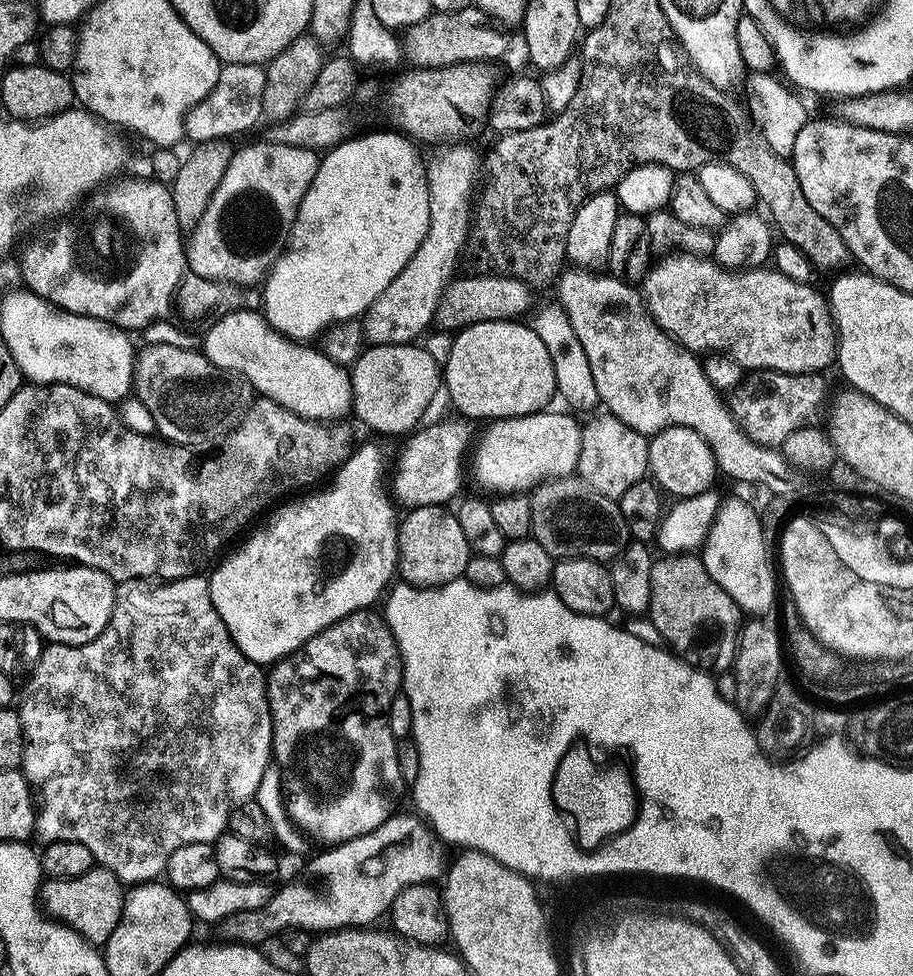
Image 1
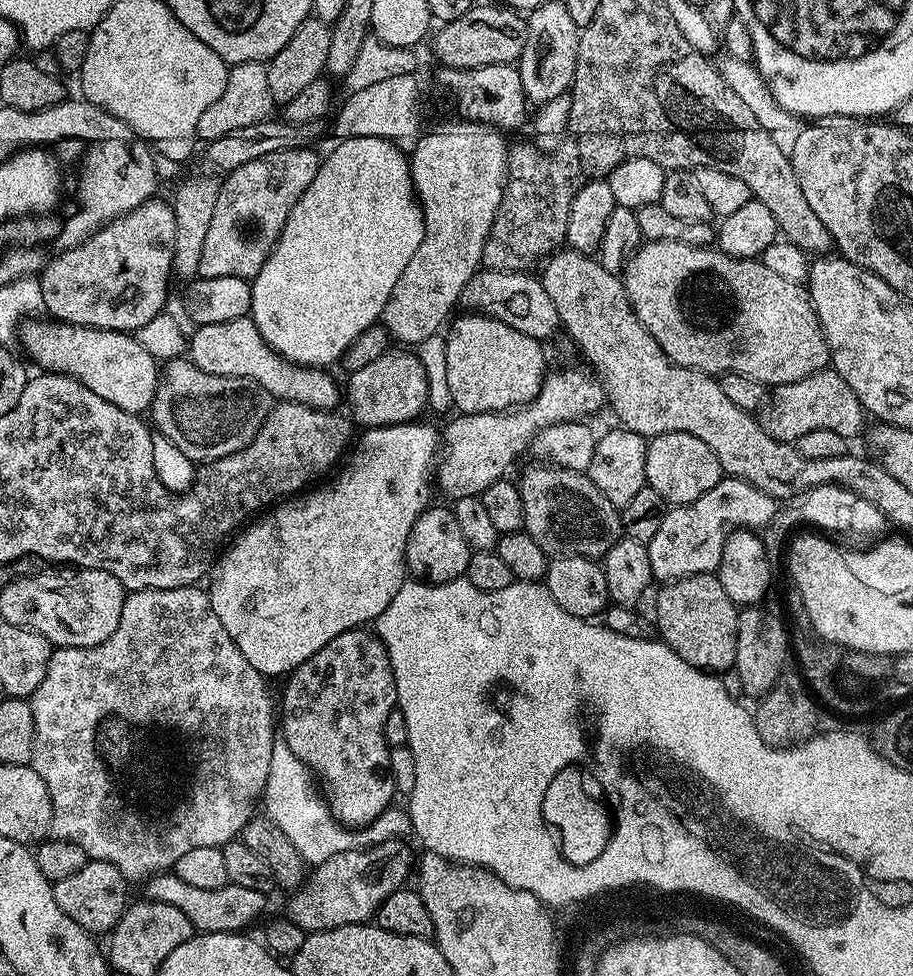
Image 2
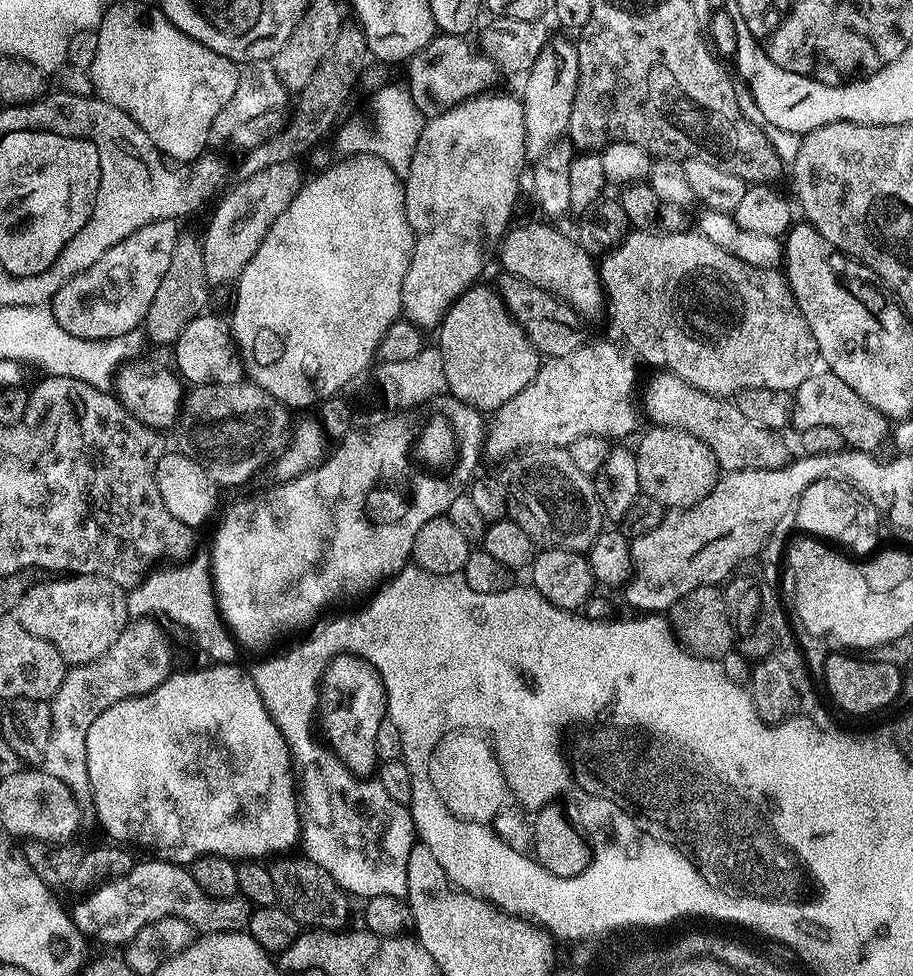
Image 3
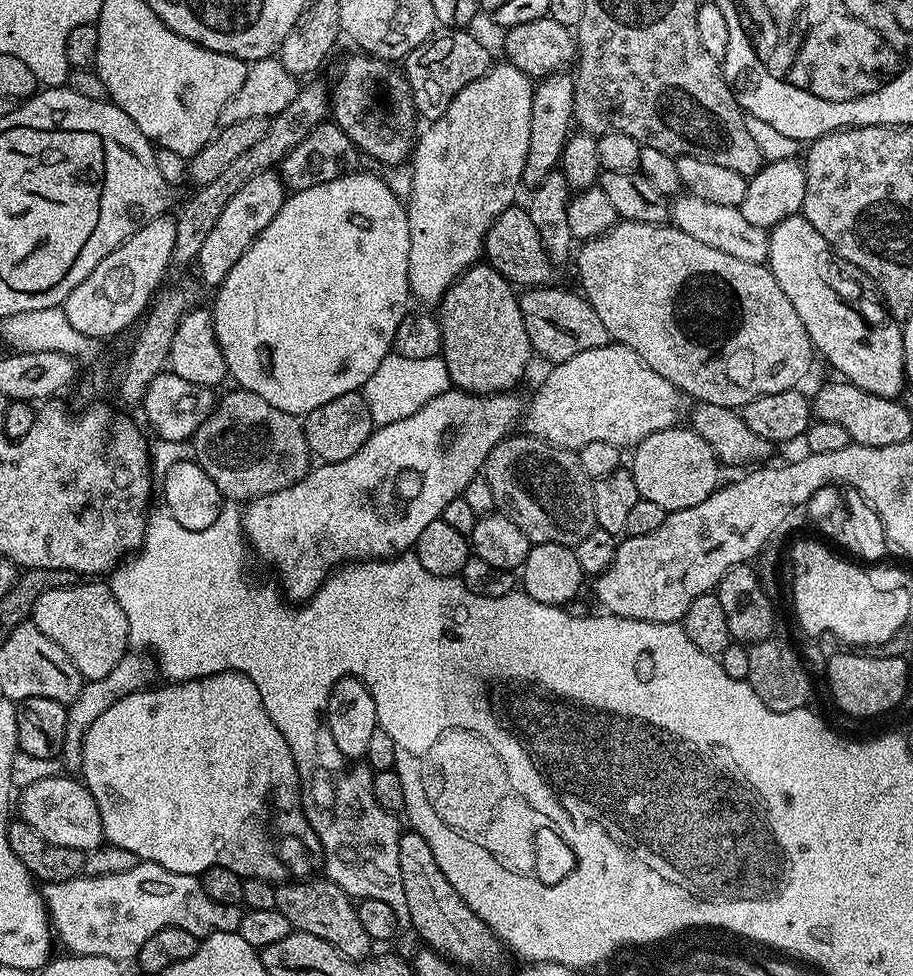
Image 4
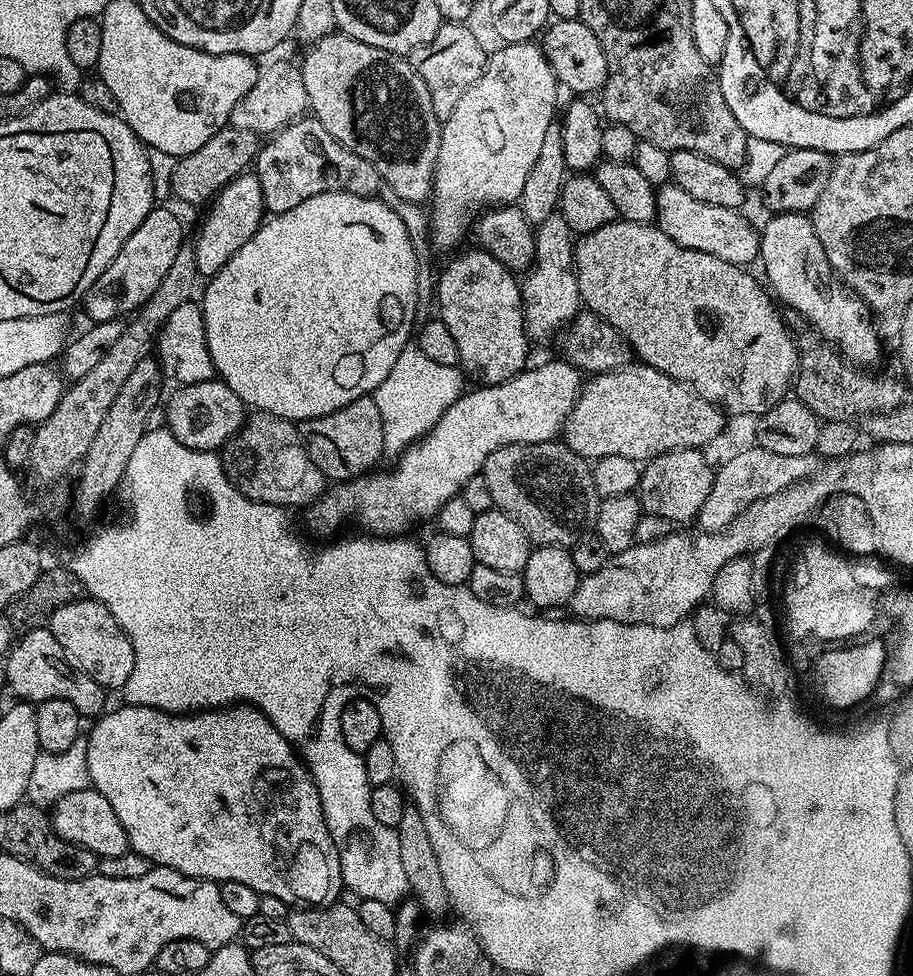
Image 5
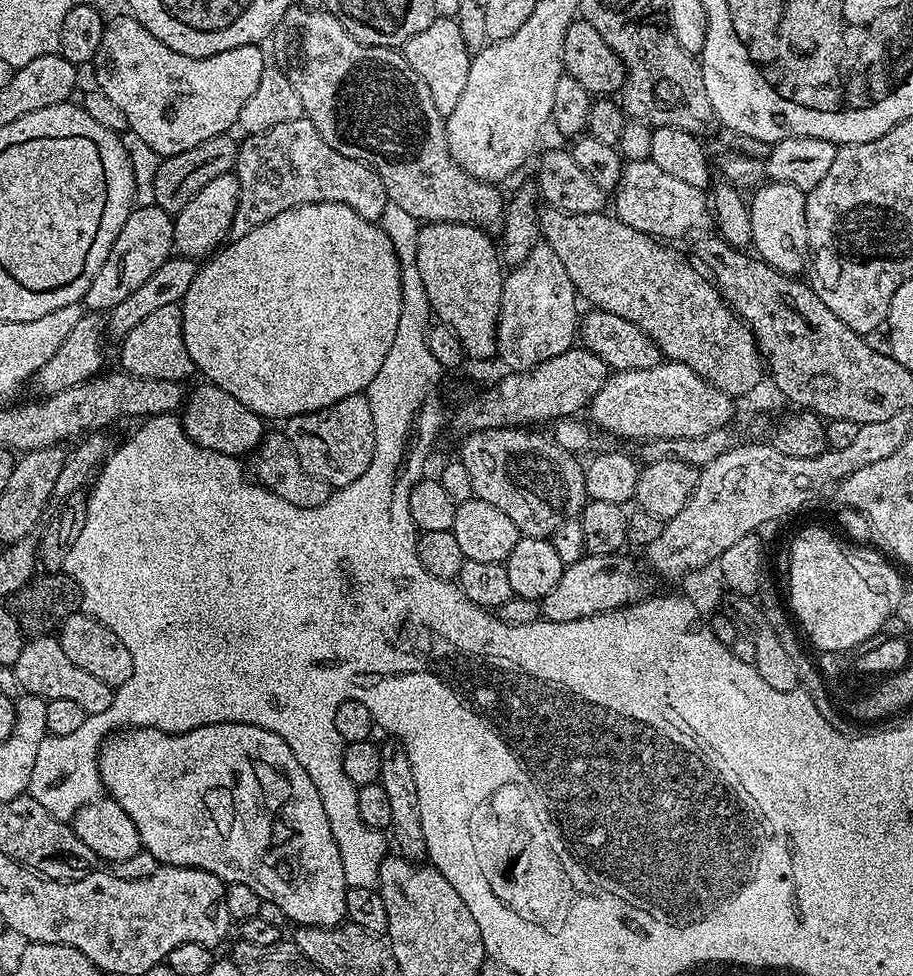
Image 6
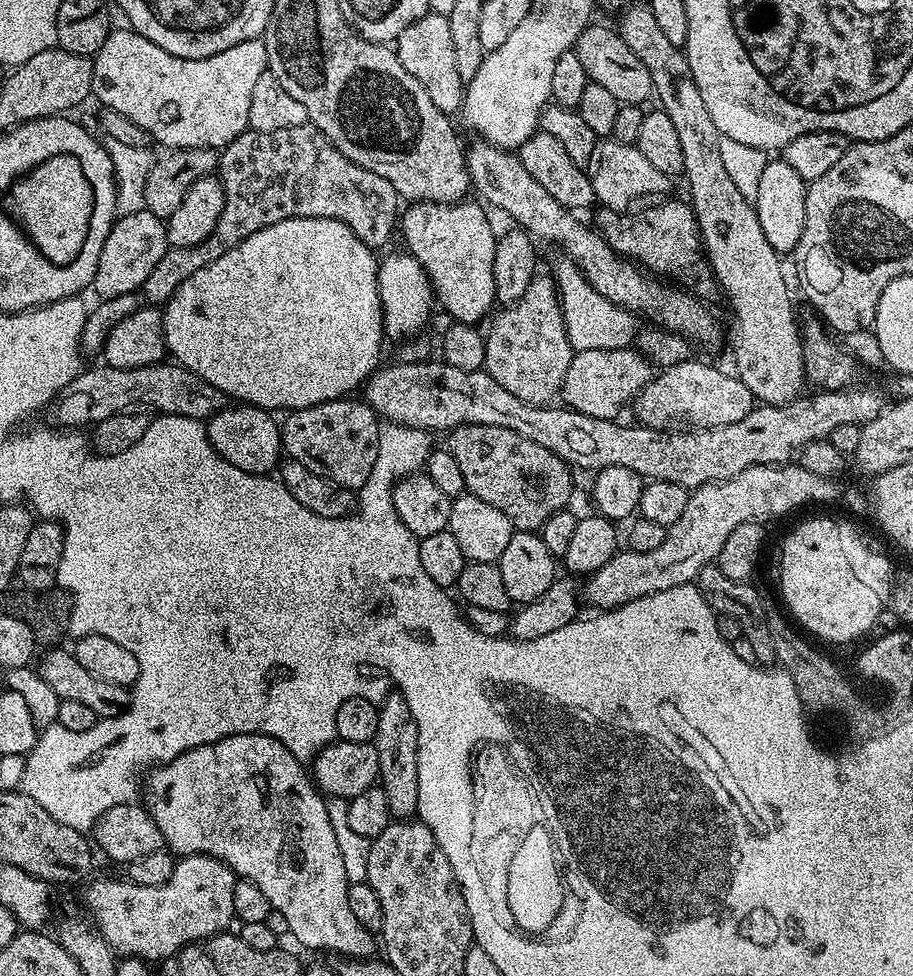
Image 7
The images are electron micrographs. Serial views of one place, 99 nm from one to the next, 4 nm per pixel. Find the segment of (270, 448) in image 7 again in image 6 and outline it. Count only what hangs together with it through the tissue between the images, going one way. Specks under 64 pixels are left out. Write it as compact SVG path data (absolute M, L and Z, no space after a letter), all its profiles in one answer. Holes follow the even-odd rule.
M204 382L201 385L201 388L196 388L193 392L191 389L184 401L182 409L184 433L198 446L202 446L206 450L214 450L218 454L244 458L255 452L256 447L266 435L265 421L258 414L254 414L254 410L242 406L242 402L238 402L238 398L234 398L234 394L226 394L226 390L222 390L217 384Z

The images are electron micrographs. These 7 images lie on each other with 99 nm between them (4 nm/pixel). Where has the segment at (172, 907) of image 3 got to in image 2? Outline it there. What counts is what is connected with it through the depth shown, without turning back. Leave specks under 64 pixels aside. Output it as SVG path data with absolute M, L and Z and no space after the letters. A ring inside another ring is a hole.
M174 874L149 876L143 885L143 895L154 902L166 902L166 906L178 906L186 918L190 918L193 929L197 933L206 932L239 932L243 933L247 924L252 924L264 912L269 897L258 890L249 890L247 886L234 883L222 885L218 890L202 890L198 886L190 886L182 882Z

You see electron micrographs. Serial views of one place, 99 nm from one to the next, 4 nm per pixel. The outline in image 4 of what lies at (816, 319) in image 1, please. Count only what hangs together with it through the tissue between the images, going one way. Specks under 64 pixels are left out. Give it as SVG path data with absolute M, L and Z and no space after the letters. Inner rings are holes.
M620 220L606 235L585 240L579 248L575 253L576 272L580 275L579 291L584 299L590 302L590 306L594 306L594 314L598 314L602 326L606 326L609 337L615 343L634 350L634 354L638 354L638 358L642 358L642 362L646 362L650 370L662 374L662 378L666 378L675 388L680 389L685 397L693 396L693 401L702 404L740 410L759 396L778 394L782 390L796 388L799 380L811 370L814 349L810 334L806 334L806 326L802 326L802 318L798 318L798 310L790 306L790 298L786 298L782 286L778 286L778 278L774 278L767 263L742 262L742 258L722 254L722 250L714 250L714 246L706 246L706 242L698 242L698 238L690 238L690 234L682 234L682 230L674 226L643 224L629 220Z

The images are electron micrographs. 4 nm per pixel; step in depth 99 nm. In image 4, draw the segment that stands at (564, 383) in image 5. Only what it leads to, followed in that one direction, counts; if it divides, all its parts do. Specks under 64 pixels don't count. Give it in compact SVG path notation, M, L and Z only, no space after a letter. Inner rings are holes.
M459 390L443 392L430 402L426 402L426 406L422 406L422 410L417 410L417 412L406 418L398 418L398 422L379 425L370 434L370 438L366 438L366 442L362 446L362 450L358 450L358 454L350 454L350 458L333 464L327 462L317 463L317 468L315 465L301 480L286 486L286 490L278 490L274 494L266 494L265 496L256 496L253 500L247 501L243 505L242 515L244 518L244 539L249 549L255 555L257 552L270 567L277 568L280 571L279 587L282 589L283 595L292 602L309 600L322 587L324 581L336 571L337 567L345 562L370 559L387 560L415 549L422 530L426 530L426 526L430 526L430 522L440 519L442 510L446 510L449 502L454 502L454 498L464 495L466 486L470 486L472 479L483 469L484 460L490 454L492 447L500 440L505 439L515 429L512 428L515 424L517 427L522 416L522 400L520 404L519 398L512 395L516 394L477 396L474 392Z

